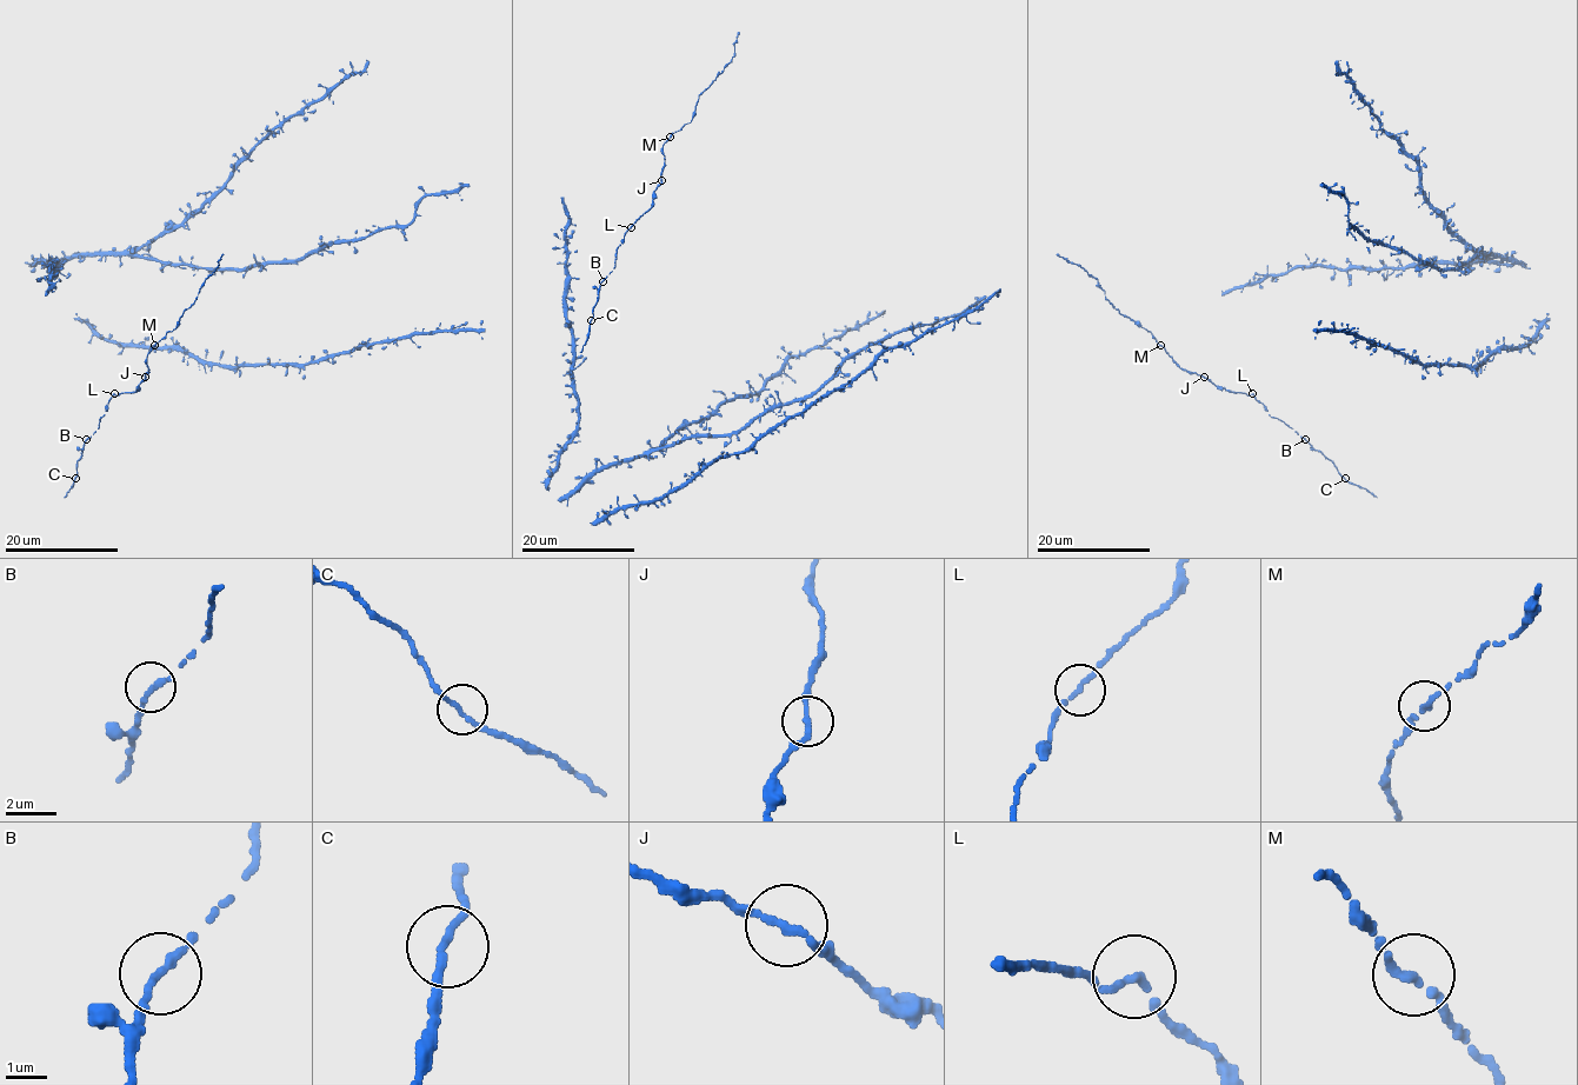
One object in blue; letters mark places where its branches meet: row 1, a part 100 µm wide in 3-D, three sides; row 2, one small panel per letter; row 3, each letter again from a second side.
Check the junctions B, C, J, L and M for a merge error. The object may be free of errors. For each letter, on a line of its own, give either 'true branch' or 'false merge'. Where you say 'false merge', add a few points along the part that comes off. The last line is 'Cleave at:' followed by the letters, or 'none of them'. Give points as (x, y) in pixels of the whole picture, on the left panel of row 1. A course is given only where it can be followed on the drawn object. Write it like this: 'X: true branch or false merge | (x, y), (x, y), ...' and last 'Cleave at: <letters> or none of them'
B: true branch
C: true branch
J: true branch
L: true branch
M: true branch
Cleave at: none of them

